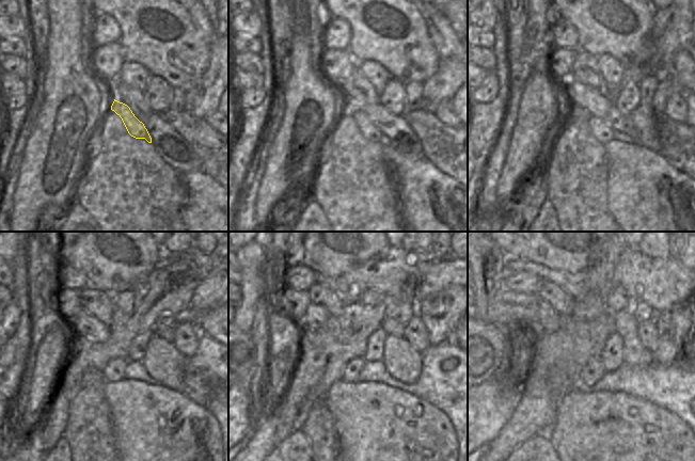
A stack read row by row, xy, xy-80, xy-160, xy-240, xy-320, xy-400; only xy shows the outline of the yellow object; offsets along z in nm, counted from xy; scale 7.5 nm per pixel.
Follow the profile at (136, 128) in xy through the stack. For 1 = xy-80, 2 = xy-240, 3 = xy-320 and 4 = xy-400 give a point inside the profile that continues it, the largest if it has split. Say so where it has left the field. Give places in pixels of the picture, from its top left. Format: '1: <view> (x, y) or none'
1: xy-80 (364, 125)
2: xy-240 (113, 371)
3: xy-320 (350, 374)
4: xy-400 (593, 370)

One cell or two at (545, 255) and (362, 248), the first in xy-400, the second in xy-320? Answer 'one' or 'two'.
one

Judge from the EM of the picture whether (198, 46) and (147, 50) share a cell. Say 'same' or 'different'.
same

